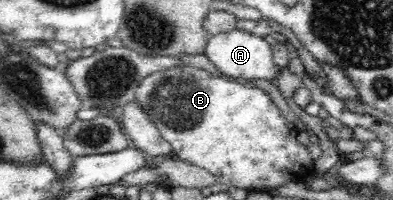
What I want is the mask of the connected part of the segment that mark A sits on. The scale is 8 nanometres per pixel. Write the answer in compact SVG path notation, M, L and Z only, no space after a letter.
M231 29L231 32L220 32L212 35L206 44L207 58L217 66L227 78L244 78L245 80L273 80L277 78L280 68L272 57L272 45L262 36L243 32L242 29Z

